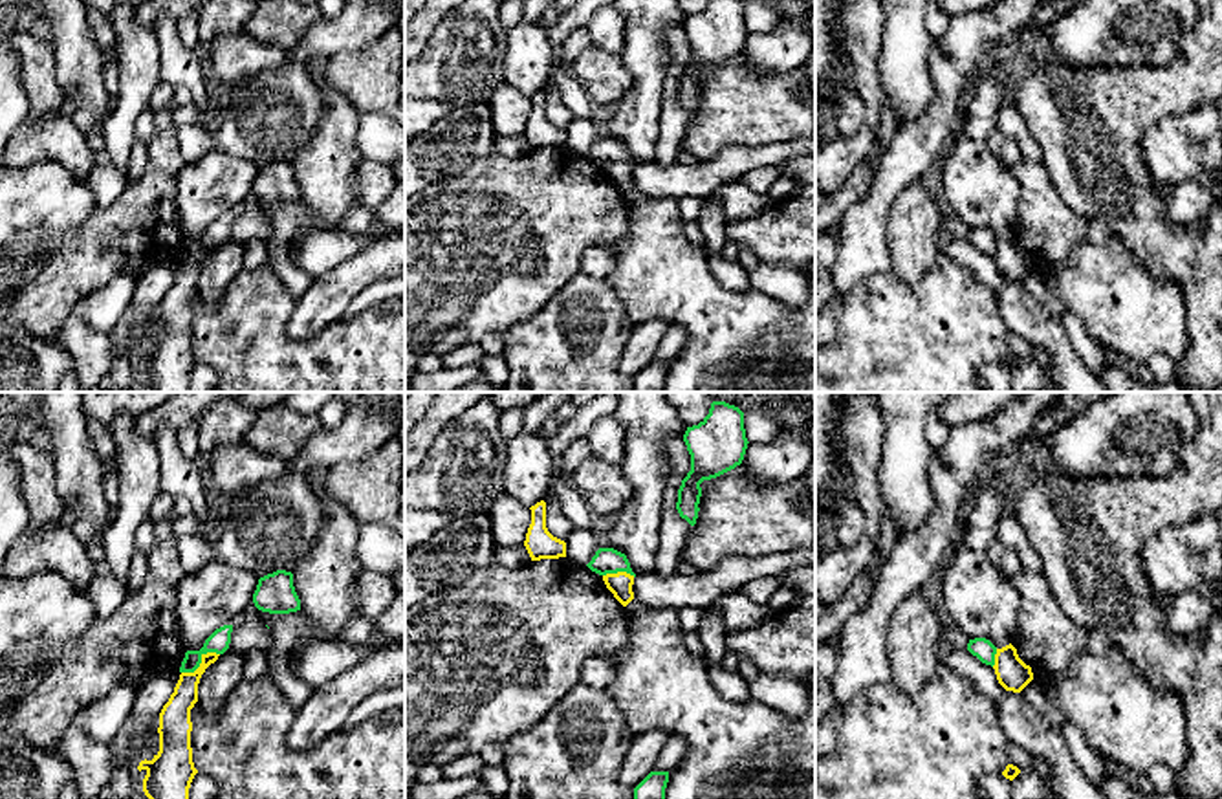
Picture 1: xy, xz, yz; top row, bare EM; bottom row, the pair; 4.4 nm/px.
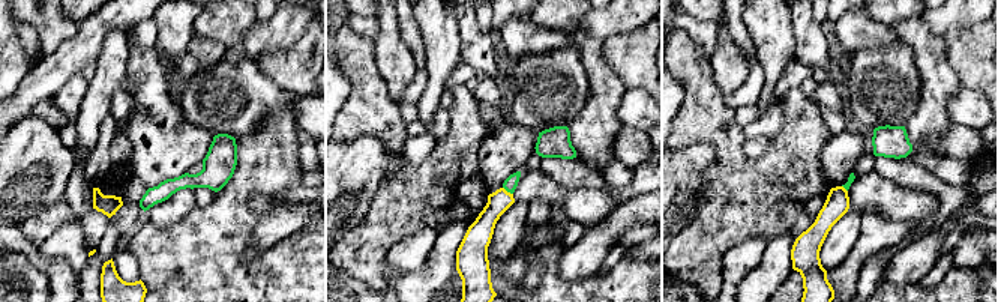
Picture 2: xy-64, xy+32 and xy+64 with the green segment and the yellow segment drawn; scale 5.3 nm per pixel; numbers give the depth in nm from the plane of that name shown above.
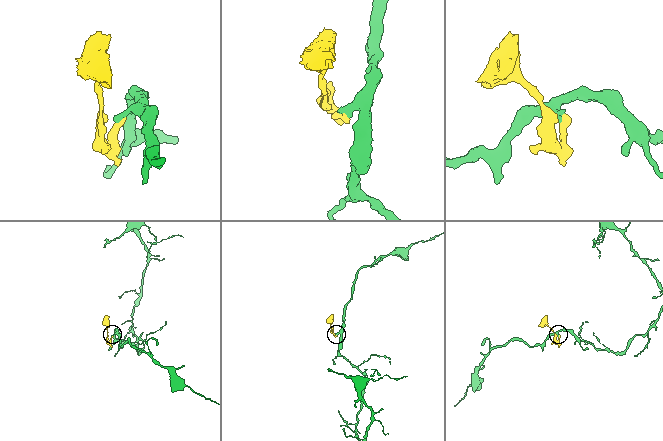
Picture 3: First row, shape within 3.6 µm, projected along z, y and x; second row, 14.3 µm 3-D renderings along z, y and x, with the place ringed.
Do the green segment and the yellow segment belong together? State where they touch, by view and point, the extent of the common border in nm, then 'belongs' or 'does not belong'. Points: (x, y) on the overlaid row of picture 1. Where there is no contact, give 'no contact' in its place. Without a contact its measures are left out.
xy (200, 662) | 190 nm | does not belong

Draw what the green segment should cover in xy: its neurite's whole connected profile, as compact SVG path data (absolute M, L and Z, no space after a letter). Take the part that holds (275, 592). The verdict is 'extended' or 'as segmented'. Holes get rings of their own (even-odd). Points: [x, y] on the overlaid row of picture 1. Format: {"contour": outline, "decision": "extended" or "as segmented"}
{"contour": "M277 570L258 579L253 594L258 610L269 614L289 614L300 610L300 599L293 586L293 574Z", "decision": "as segmented"}

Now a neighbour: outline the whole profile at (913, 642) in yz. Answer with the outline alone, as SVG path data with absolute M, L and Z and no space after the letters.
M923 592L911 594L894 610L885 632L885 651L890 665L890 682L905 695L916 695L942 665L944 619L940 605L933 605Z

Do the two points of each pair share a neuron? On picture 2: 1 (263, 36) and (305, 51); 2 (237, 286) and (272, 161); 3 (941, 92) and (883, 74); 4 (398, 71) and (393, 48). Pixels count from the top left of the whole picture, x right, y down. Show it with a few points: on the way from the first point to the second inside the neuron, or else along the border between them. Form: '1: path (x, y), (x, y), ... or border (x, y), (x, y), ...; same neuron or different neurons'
1: border (309, 21), (294, 42), (267, 50), (258, 59); different neurons
2: path (234, 254), (236, 200), (240, 193); same neuron
3: border (913, 51), (920, 99), (907, 119); different neurons
4: path (396, 65), (393, 54); same neuron

